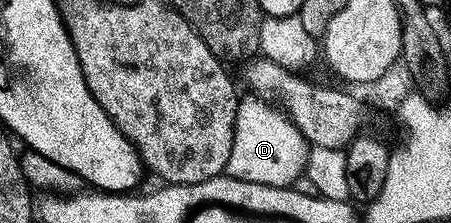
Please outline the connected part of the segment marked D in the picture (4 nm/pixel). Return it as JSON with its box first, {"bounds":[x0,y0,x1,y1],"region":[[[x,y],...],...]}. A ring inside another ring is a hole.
{"bounds":[225,97,308,188],"region":[[[243,97],[239,101],[232,154],[229,155],[225,171],[234,180],[284,188],[291,187],[303,175],[308,143],[291,119],[281,109],[275,108],[258,98]]]}

